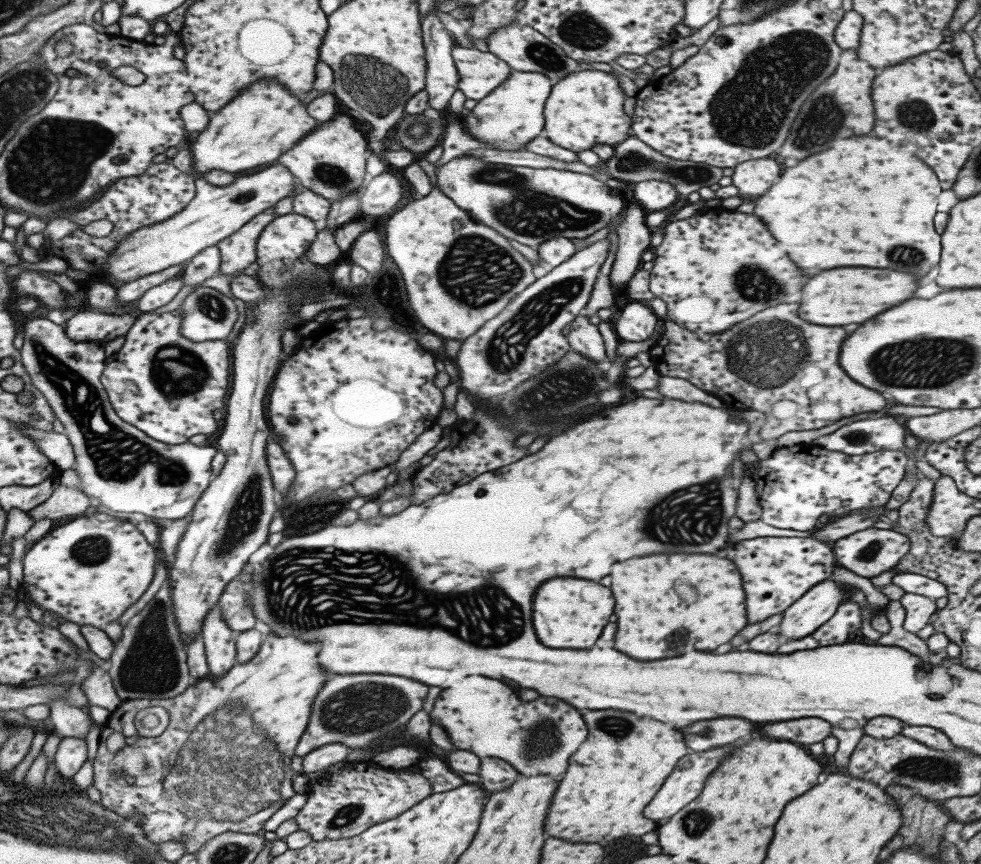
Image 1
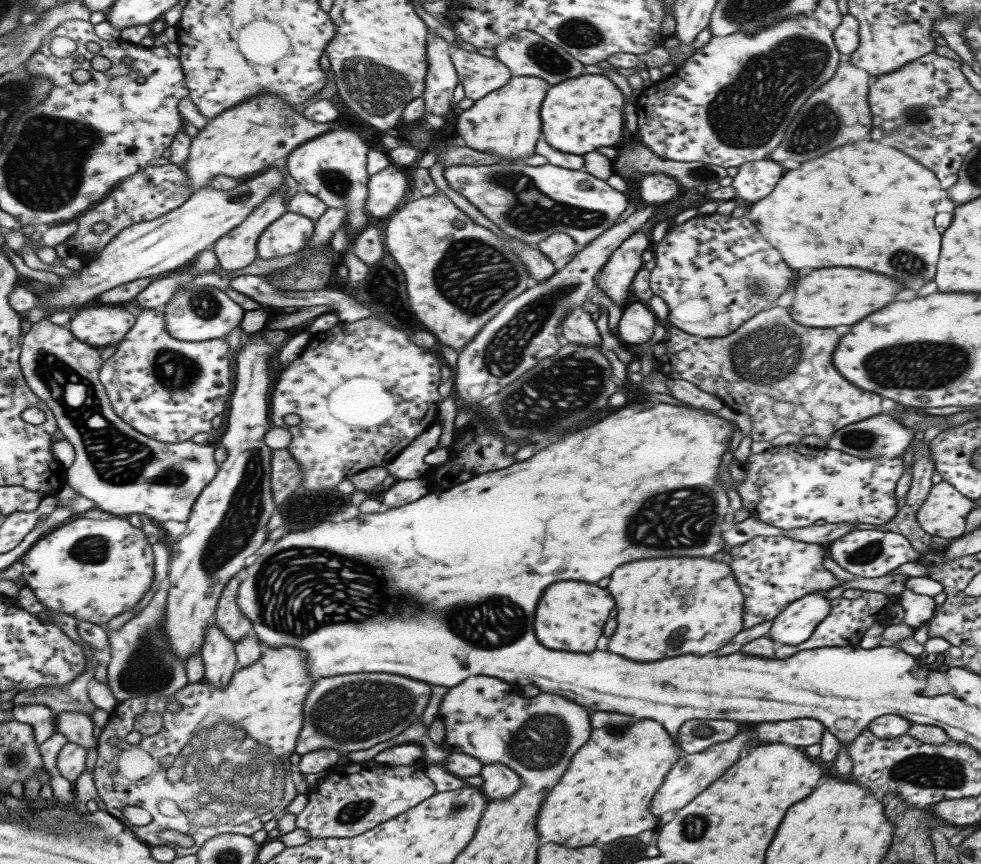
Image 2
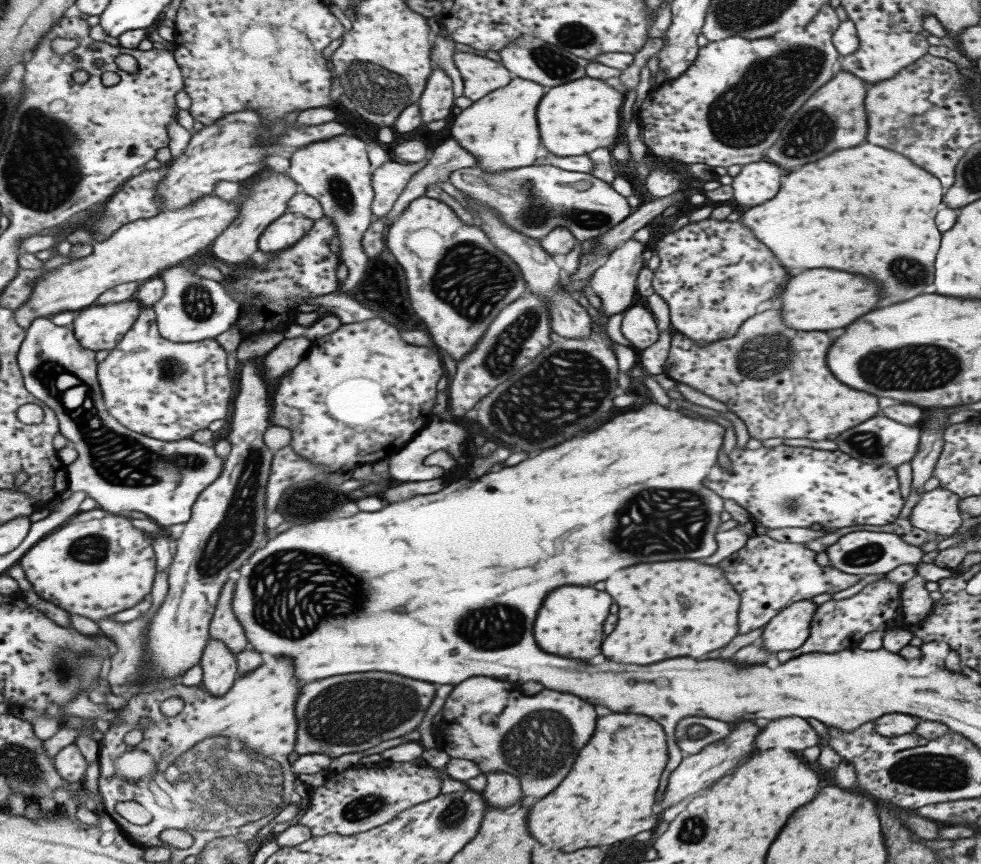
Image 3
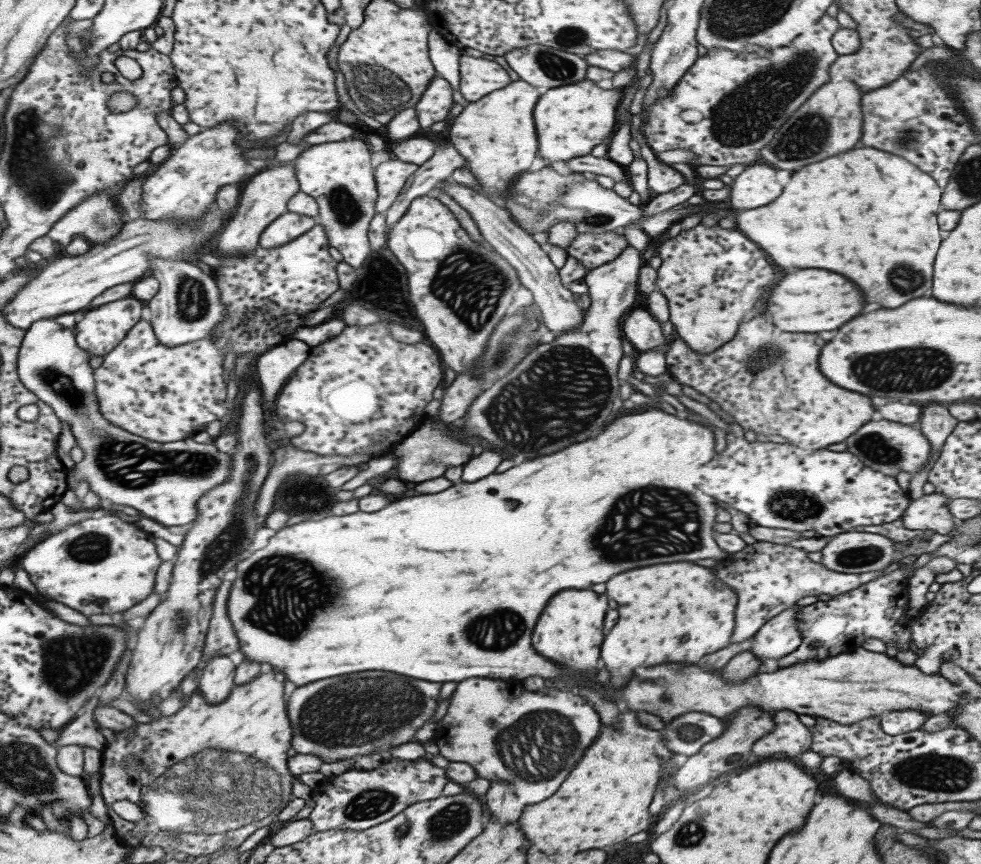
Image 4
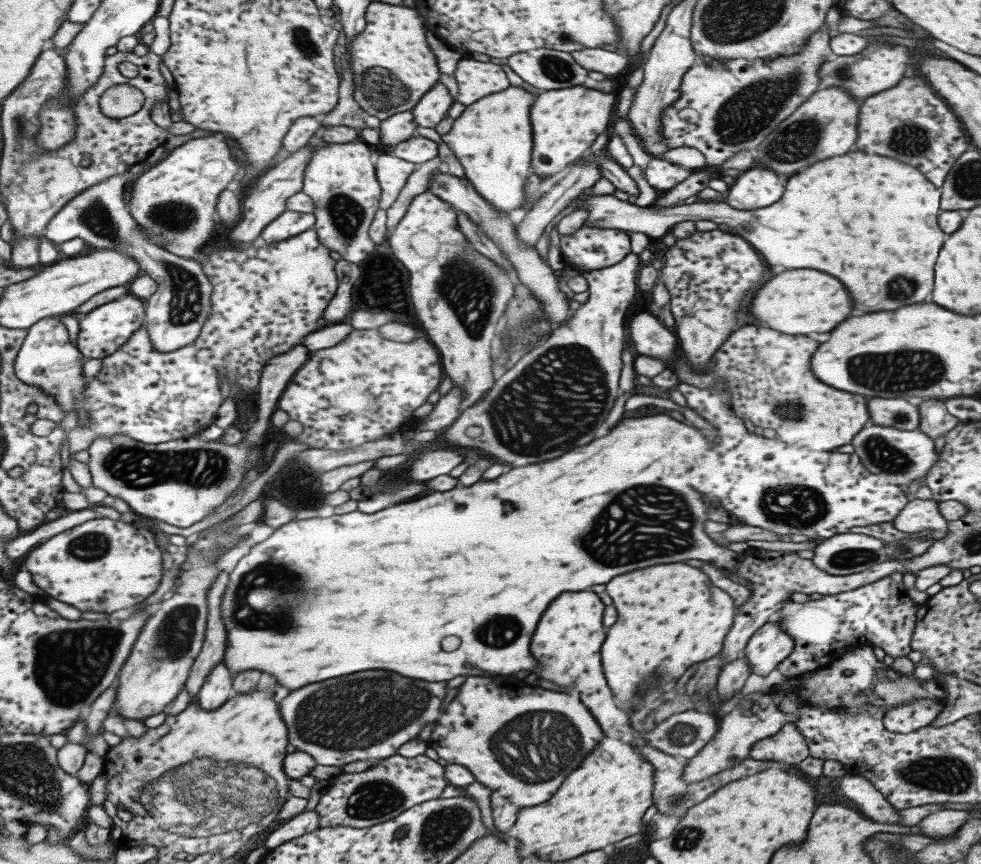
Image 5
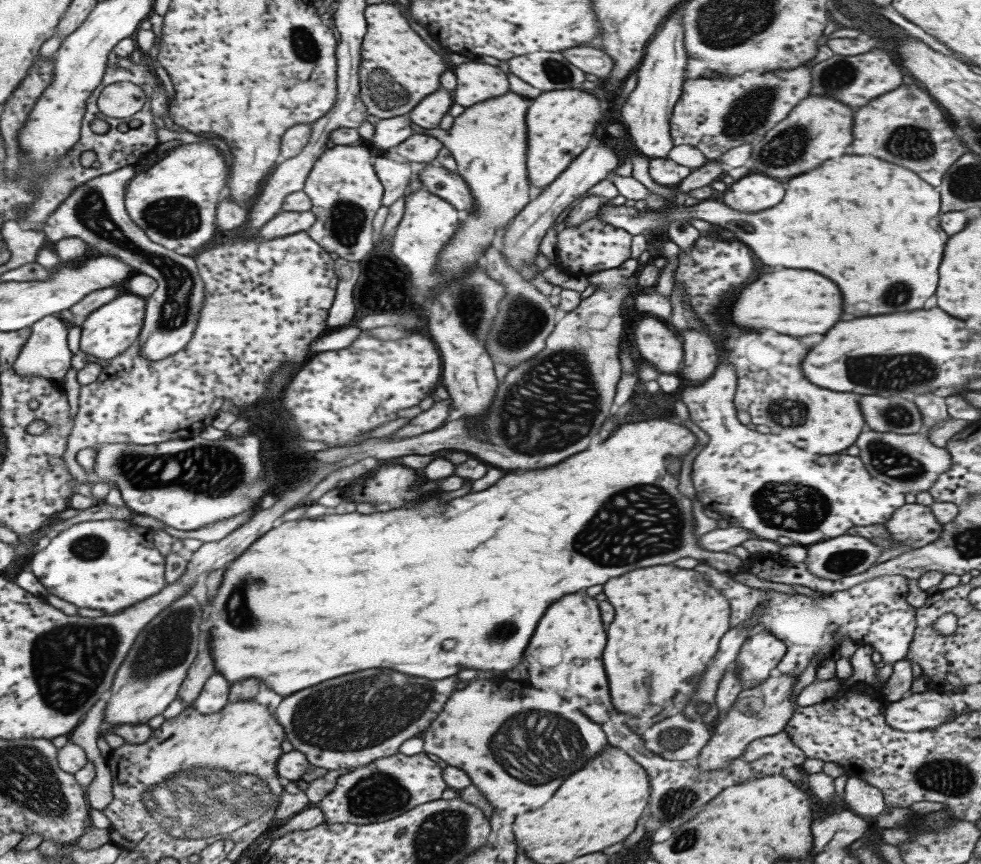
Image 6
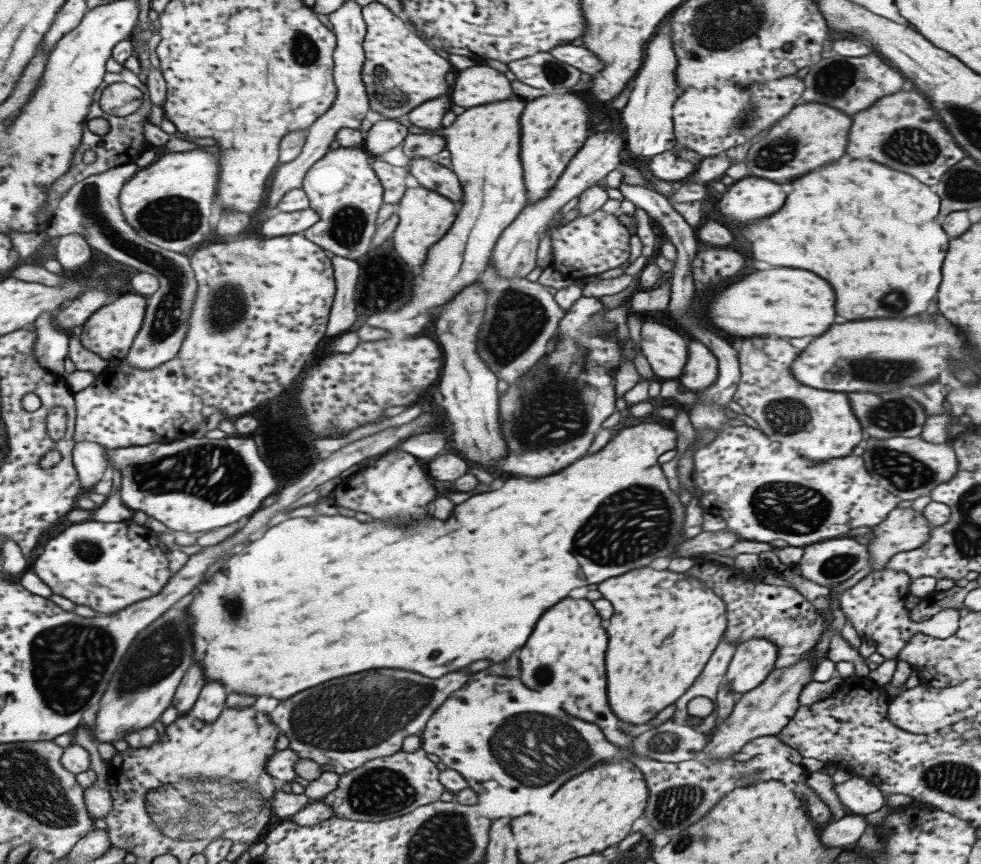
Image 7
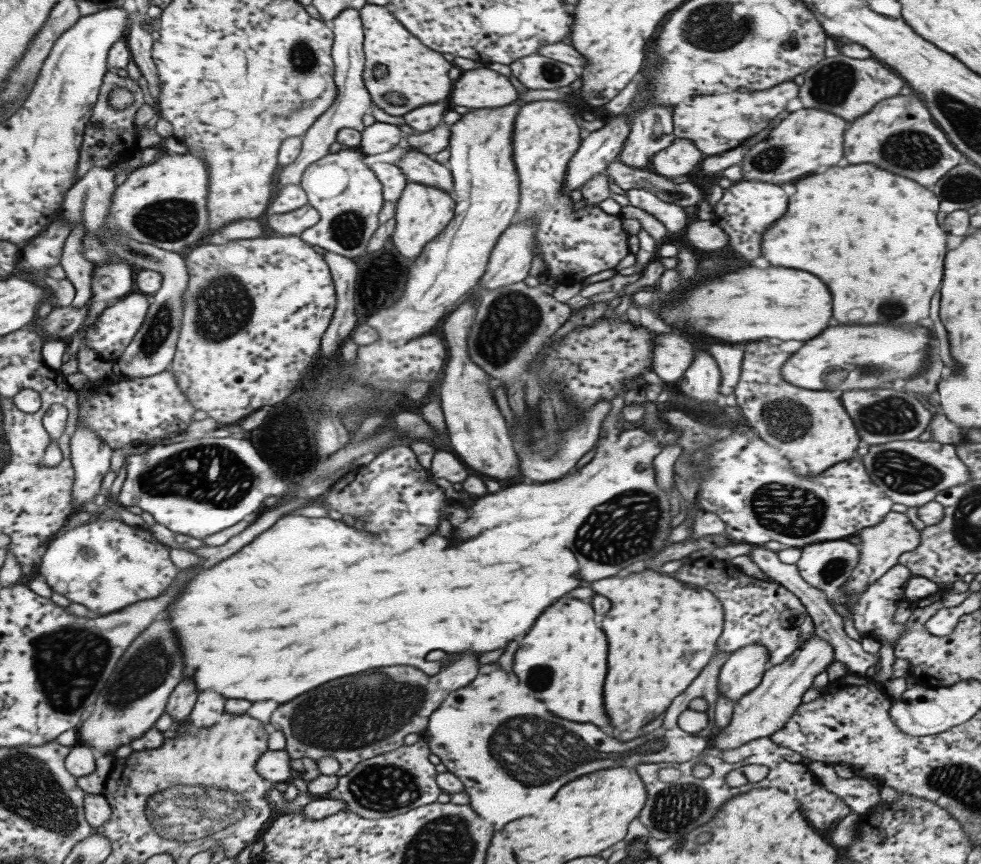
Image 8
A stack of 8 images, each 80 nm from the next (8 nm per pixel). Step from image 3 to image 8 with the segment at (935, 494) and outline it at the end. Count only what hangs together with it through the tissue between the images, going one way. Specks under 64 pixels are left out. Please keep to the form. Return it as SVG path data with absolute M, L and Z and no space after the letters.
M889 510L879 524L863 528L856 533L861 540L858 544L859 562L844 582L846 583L843 593L845 602L841 603L851 615L854 604L849 602L853 602L859 593L862 593L876 578L887 572L896 563L896 558L900 554L913 550L919 544L920 531L911 524L905 513Z

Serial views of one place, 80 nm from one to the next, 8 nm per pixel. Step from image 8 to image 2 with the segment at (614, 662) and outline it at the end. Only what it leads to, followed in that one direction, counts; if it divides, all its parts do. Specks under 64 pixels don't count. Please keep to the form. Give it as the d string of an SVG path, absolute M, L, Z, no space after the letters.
M655 558L617 566L609 576L609 594L615 598L617 630L607 650L633 662L653 662L679 654L703 656L725 646L742 628L743 595L729 566L709 558Z

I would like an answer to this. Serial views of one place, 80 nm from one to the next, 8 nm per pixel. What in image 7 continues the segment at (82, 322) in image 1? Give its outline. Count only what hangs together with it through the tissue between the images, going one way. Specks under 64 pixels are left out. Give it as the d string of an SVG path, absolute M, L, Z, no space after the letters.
M128 292L119 294L85 319L85 322L81 325L81 334L78 336L80 346L95 353L103 360L124 358L141 328L145 309L145 296Z

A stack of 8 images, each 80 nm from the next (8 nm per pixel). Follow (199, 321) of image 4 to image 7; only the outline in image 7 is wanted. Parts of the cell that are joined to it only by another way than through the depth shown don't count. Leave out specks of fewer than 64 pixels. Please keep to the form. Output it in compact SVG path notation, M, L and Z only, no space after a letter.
M127 162L108 168L105 172L91 174L73 184L55 204L43 228L47 237L79 234L87 245L103 252L109 260L157 278L159 291L145 296L146 309L141 328L123 358L123 362L130 367L149 370L167 362L178 353L187 333L197 281L193 278L193 270L185 255L145 242L123 220L117 197L125 181L138 169L134 162Z

